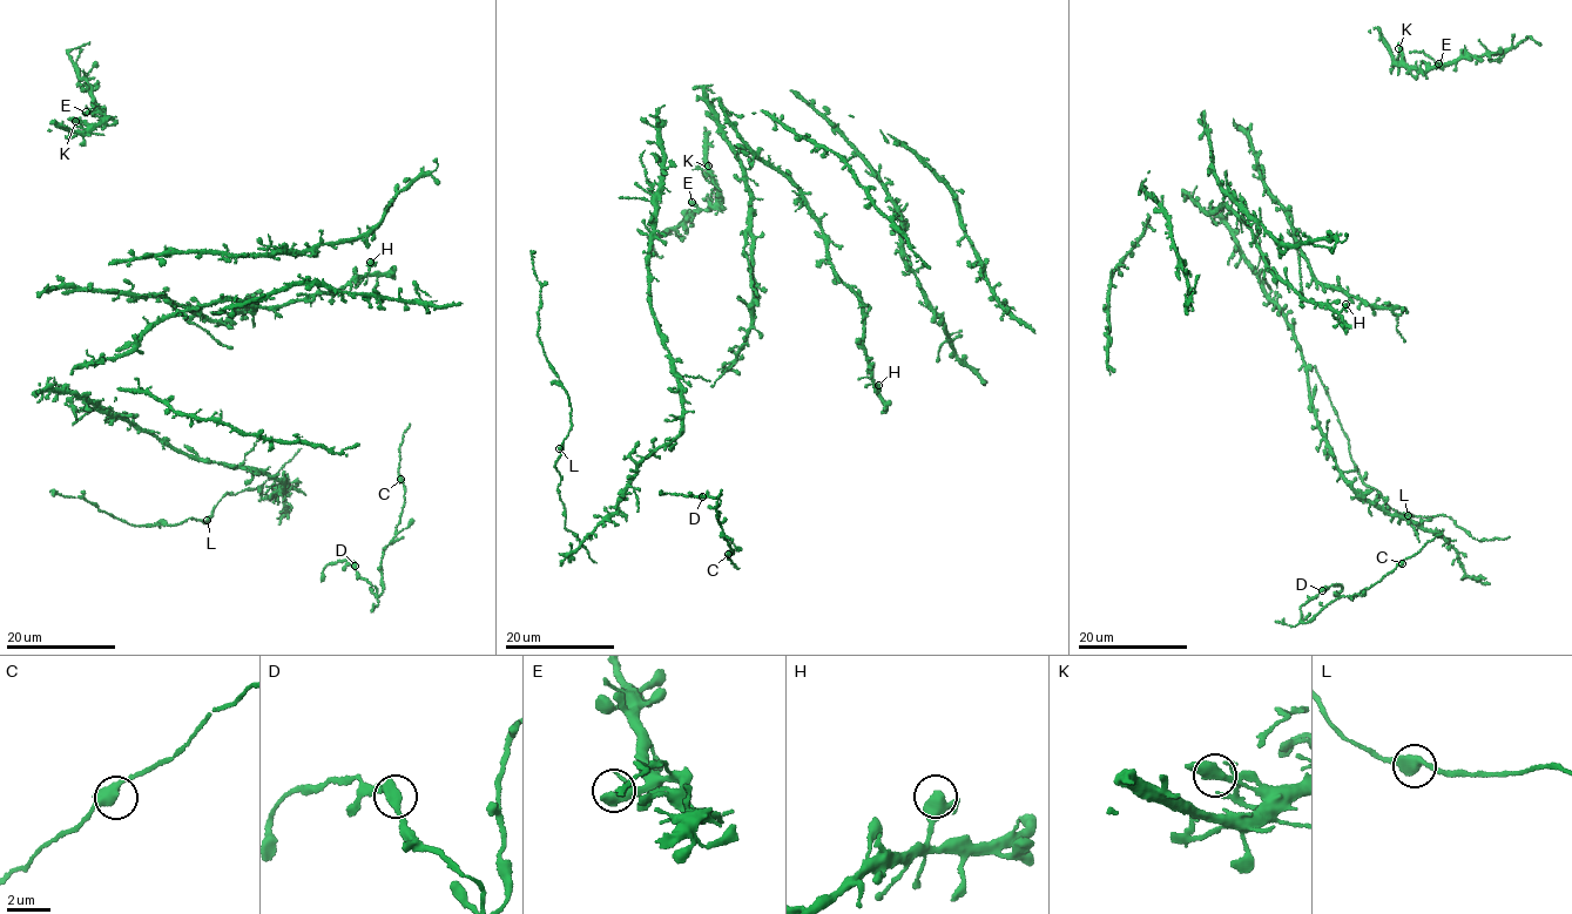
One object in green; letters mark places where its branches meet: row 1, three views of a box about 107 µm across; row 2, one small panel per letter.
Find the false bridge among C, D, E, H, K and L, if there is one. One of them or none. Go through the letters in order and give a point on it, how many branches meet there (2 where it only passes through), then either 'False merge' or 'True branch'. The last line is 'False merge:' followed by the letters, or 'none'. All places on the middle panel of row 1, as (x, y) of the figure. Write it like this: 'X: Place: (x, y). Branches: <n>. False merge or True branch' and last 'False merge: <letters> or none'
C: Place: (728, 554). Branches: 2. True branch
D: Place: (702, 496). Branches: 2. True branch
E: Place: (692, 202). Branches: 2. True branch
H: Place: (878, 385). Branches: 2. True branch
K: Place: (708, 166). Branches: 2. True branch
L: Place: (559, 448). Branches: 2. True branch
False merge: none

